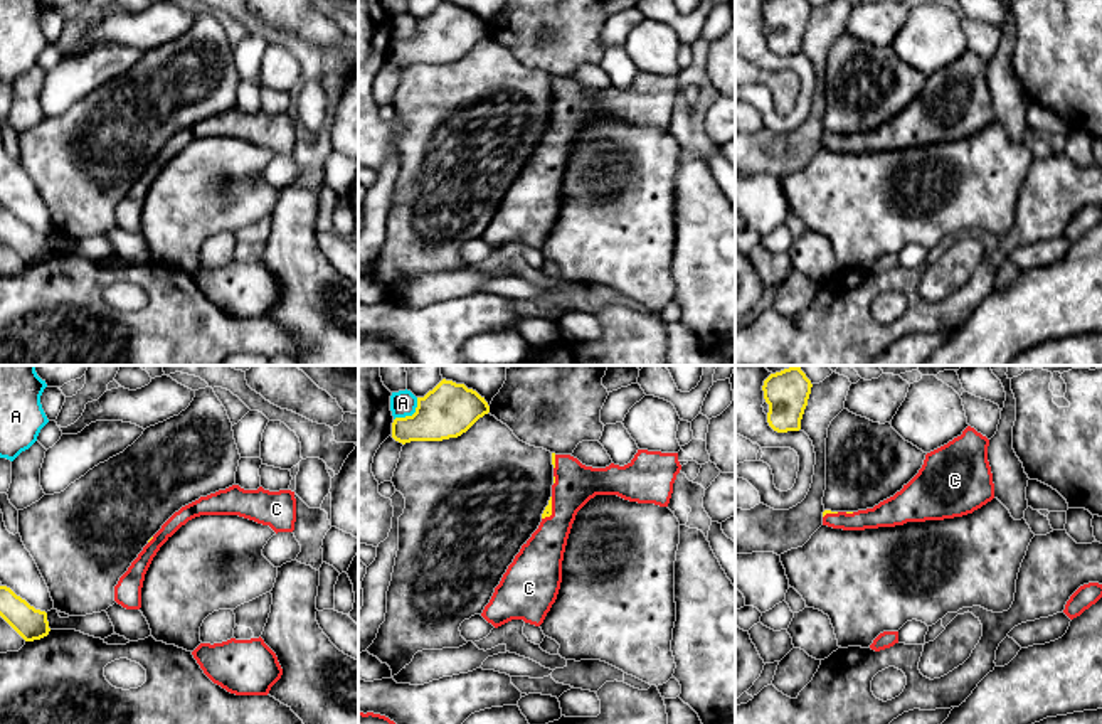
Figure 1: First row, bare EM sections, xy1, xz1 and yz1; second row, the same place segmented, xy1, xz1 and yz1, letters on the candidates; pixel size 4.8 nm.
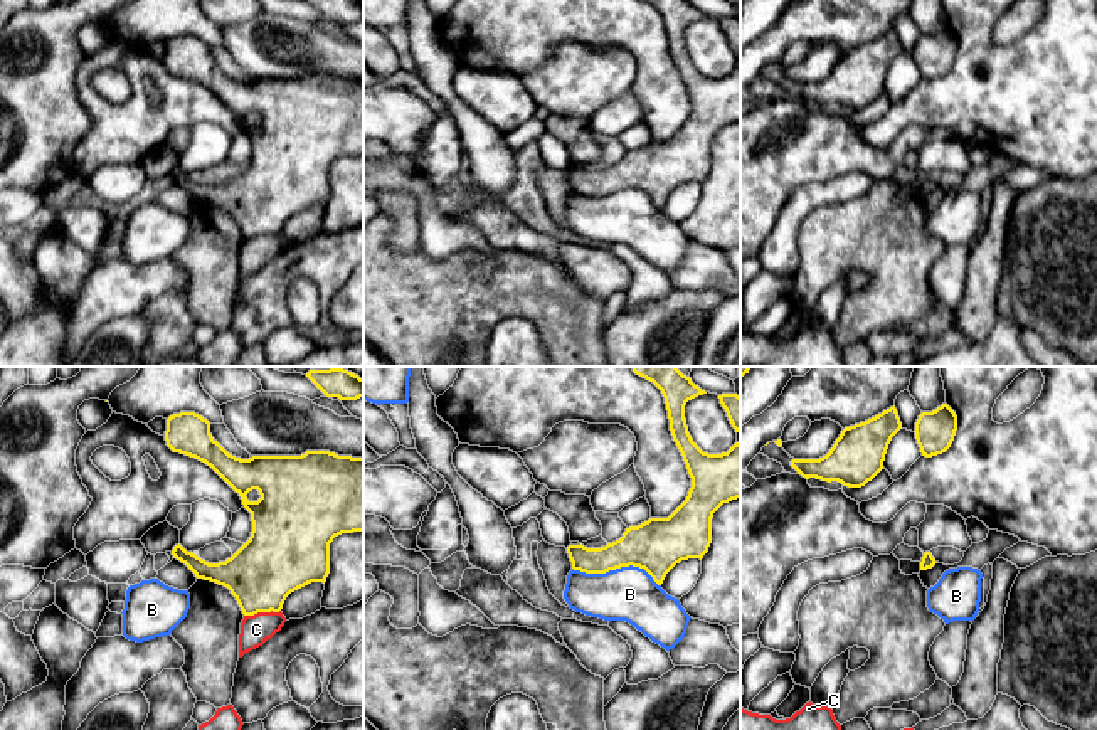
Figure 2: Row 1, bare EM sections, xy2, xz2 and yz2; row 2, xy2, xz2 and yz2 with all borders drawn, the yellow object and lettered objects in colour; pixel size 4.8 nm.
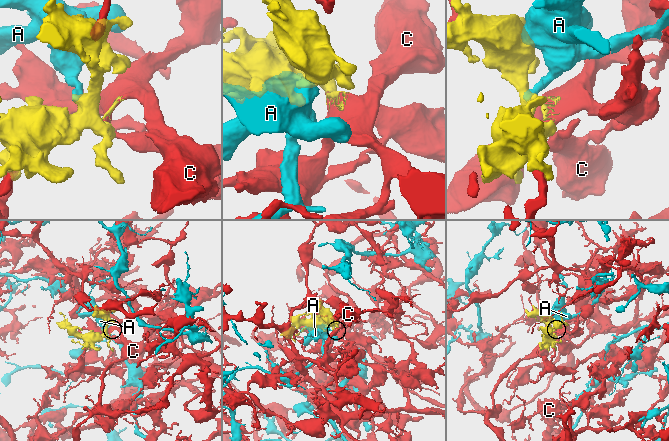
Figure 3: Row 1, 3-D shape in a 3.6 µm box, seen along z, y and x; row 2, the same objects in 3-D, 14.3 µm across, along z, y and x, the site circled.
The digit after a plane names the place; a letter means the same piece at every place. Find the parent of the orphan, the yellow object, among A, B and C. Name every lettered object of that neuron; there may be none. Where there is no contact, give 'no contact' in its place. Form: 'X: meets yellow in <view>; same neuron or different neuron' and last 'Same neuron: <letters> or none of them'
A: meets yellow in xz1; different neuron
B: meets yellow in xz2; different neuron
C: meets yellow in xy2; same neuron
Same neuron: C

